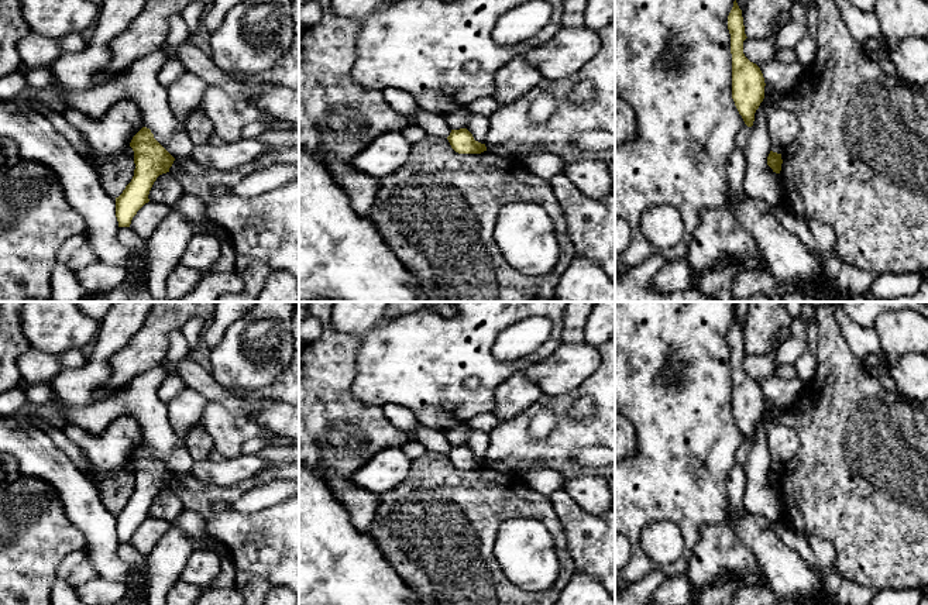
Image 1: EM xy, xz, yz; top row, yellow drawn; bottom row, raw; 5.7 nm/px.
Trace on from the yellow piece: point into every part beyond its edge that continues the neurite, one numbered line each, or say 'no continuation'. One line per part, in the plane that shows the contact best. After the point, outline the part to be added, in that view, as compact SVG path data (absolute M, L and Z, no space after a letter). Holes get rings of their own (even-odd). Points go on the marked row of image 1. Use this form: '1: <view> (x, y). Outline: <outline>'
no continuation

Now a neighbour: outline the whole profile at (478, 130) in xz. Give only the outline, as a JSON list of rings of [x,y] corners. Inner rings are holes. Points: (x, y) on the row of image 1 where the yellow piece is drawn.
[[[470,114],[467,130],[472,134],[474,140],[485,144],[489,128],[489,120],[481,114]]]

